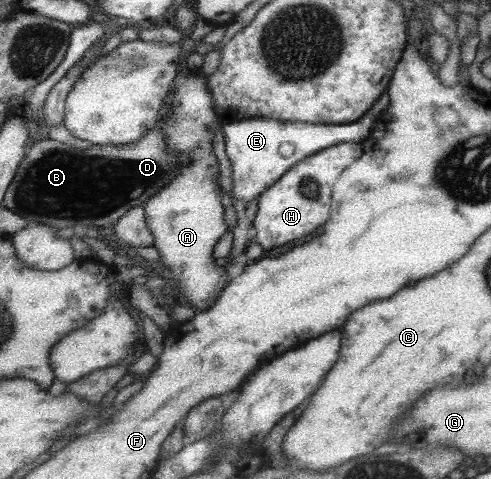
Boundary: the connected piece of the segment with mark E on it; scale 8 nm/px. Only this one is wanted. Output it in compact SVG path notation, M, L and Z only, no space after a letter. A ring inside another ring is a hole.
M382 95L374 107L366 111L356 122L338 125L316 125L316 123L290 123L290 121L272 121L272 119L241 119L233 122L222 123L225 153L232 168L232 193L236 199L250 201L260 191L264 191L268 185L272 185L290 167L300 162L301 159L316 154L338 143L360 143L366 139L372 131L372 123L378 121L378 117L389 106L389 95ZM288 143L292 147L292 153L283 157L279 152L280 145Z

